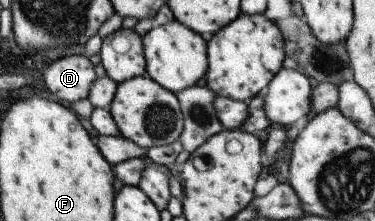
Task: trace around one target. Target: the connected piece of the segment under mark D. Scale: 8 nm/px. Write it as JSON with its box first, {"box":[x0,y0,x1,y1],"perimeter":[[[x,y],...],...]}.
{"box":[39,51,96,104],"perimeter":[[[78,51],[49,64],[39,63],[46,87],[61,103],[72,104],[76,100],[88,98],[90,86],[96,79],[94,67],[89,58],[78,54]]]}

